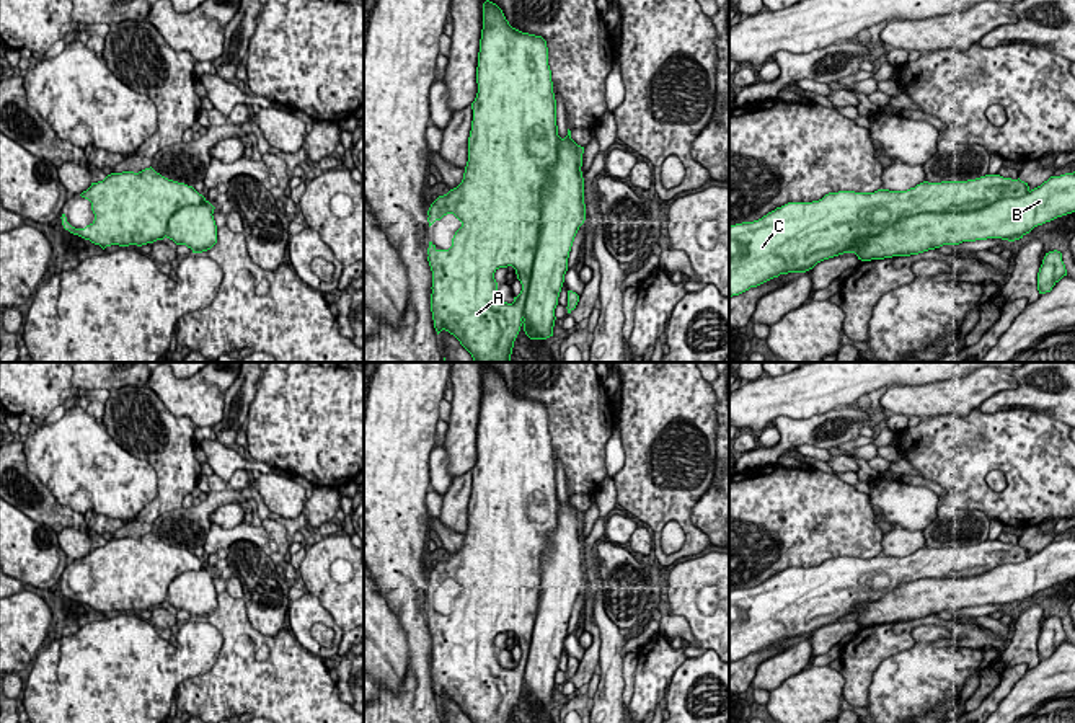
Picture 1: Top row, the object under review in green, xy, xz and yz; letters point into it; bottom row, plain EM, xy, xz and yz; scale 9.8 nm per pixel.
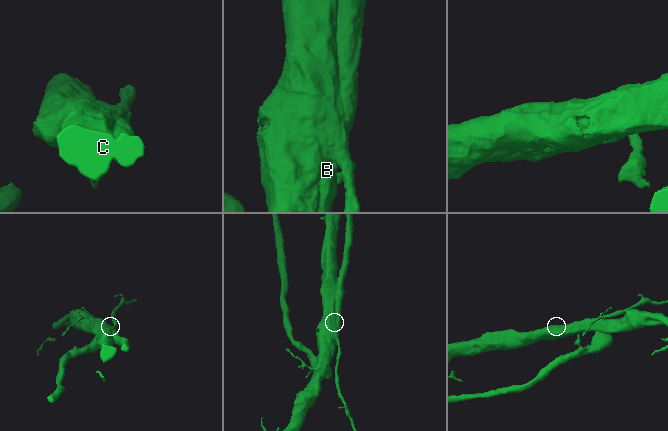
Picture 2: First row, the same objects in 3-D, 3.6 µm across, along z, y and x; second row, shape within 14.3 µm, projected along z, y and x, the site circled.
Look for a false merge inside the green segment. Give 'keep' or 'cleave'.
cleave

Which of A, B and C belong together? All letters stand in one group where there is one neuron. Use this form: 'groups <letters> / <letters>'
groups A C / B

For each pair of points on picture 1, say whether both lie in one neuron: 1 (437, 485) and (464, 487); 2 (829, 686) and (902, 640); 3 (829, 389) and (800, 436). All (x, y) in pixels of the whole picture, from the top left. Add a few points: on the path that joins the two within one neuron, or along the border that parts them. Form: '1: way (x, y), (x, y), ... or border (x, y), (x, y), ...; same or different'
1: border (452, 480), (452, 485), (442, 495); different
2: border (839, 671), (844, 679), (844, 694); different
3: border (849, 405), (805, 418), (778, 416), (775, 421); different

